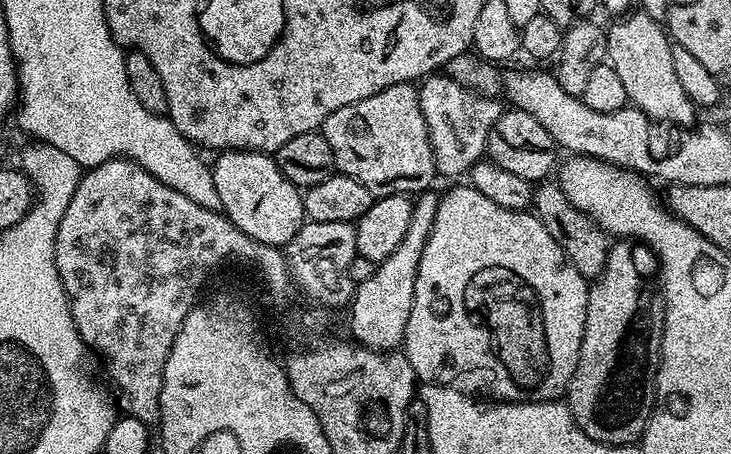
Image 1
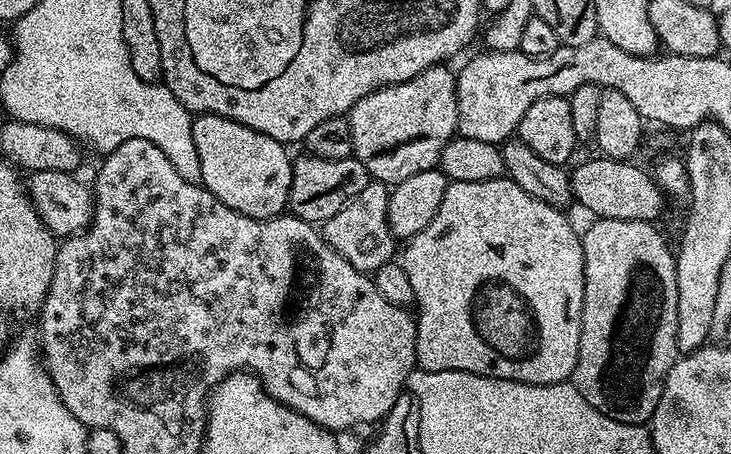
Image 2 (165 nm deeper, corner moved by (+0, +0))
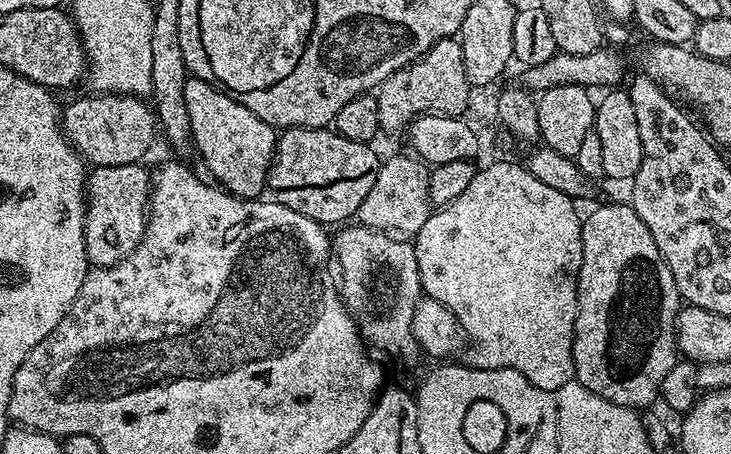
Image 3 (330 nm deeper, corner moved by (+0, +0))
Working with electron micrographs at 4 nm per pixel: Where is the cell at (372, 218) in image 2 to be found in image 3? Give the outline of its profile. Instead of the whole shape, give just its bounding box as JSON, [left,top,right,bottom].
[355,155,430,238]

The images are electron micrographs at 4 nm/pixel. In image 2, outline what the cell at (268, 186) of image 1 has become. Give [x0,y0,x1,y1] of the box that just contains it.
[192,114,294,220]

